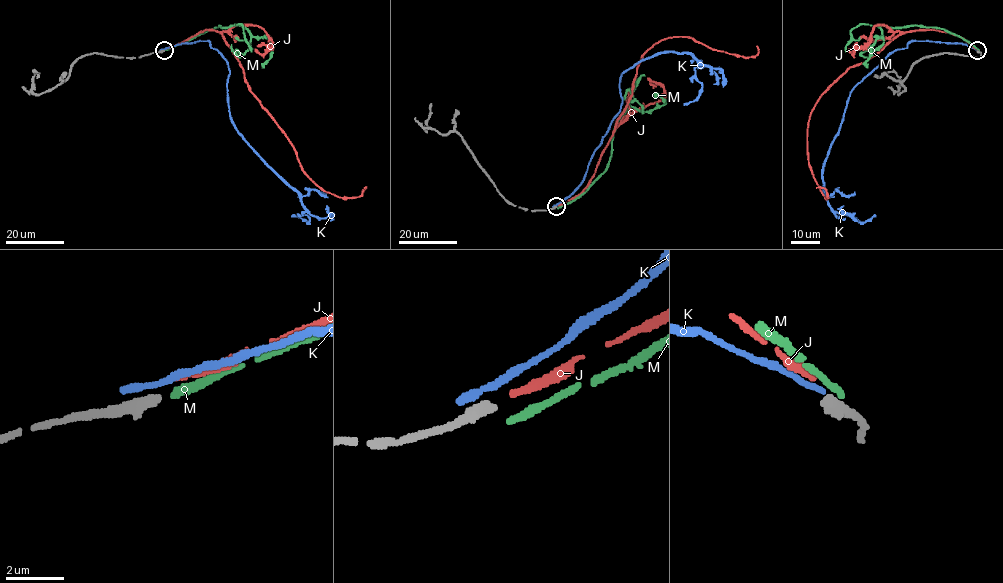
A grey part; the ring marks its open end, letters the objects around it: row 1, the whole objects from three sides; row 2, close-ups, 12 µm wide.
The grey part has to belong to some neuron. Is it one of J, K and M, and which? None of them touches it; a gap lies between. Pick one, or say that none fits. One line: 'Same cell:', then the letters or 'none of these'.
Same cell: none of these

